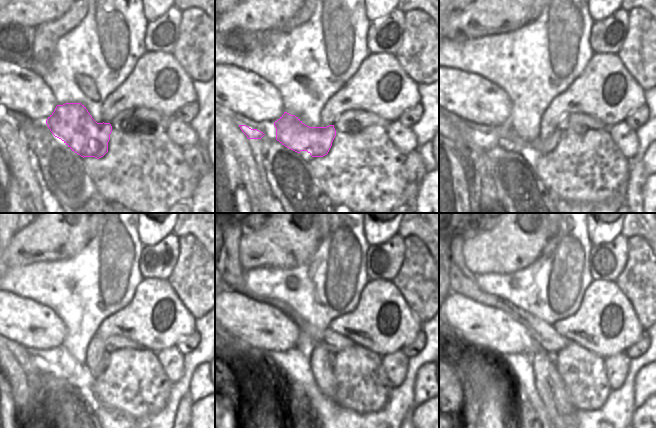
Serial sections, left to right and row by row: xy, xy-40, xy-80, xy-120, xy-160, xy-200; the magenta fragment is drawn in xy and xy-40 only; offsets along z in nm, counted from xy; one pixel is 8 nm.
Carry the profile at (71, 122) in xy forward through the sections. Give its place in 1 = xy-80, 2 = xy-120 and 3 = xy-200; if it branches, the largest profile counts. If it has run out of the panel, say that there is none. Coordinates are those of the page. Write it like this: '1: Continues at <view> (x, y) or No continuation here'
1: Continues at xy-80 (483, 140)
2: Continues at xy-120 (37, 366)
3: Continues at xy-200 (553, 357)

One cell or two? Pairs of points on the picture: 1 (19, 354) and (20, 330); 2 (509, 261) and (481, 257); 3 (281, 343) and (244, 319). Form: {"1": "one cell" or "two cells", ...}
{"1": "two cells", "2": "one cell", "3": "one cell"}

